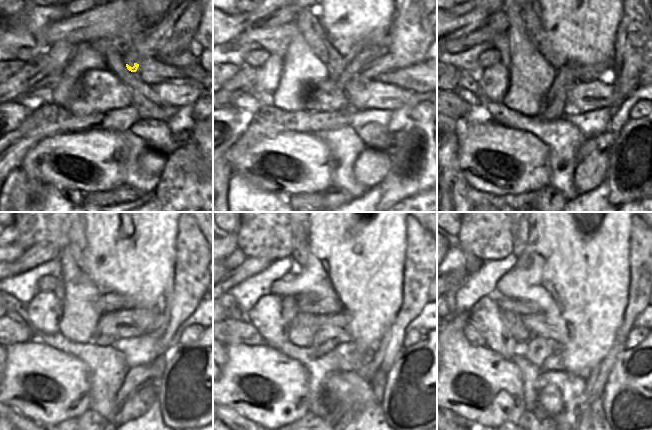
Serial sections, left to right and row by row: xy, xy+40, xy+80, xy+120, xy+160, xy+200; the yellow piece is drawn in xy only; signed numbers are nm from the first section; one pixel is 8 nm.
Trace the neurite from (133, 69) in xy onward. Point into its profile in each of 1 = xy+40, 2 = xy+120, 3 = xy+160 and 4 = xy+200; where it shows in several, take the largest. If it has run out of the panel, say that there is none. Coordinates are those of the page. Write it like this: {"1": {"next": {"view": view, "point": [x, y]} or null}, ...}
{"1": {"next": {"view": "xy+40", "point": [354, 70]}}, "2": {"next": {"view": "xy+120", "point": [111, 302]}}, "3": {"next": {"view": "xy+160", "point": [309, 304]}}, "4": {"next": {"view": "xy+200", "point": [506, 304]}}}

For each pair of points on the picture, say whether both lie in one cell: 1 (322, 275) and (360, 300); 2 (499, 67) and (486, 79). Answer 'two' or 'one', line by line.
1: one
2: one

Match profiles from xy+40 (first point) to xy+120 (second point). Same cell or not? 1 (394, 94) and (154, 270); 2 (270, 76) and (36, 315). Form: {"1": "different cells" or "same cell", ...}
{"1": "different cells", "2": "same cell"}

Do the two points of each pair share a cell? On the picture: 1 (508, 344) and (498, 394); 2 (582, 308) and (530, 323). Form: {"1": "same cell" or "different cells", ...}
{"1": "different cells", "2": "different cells"}

